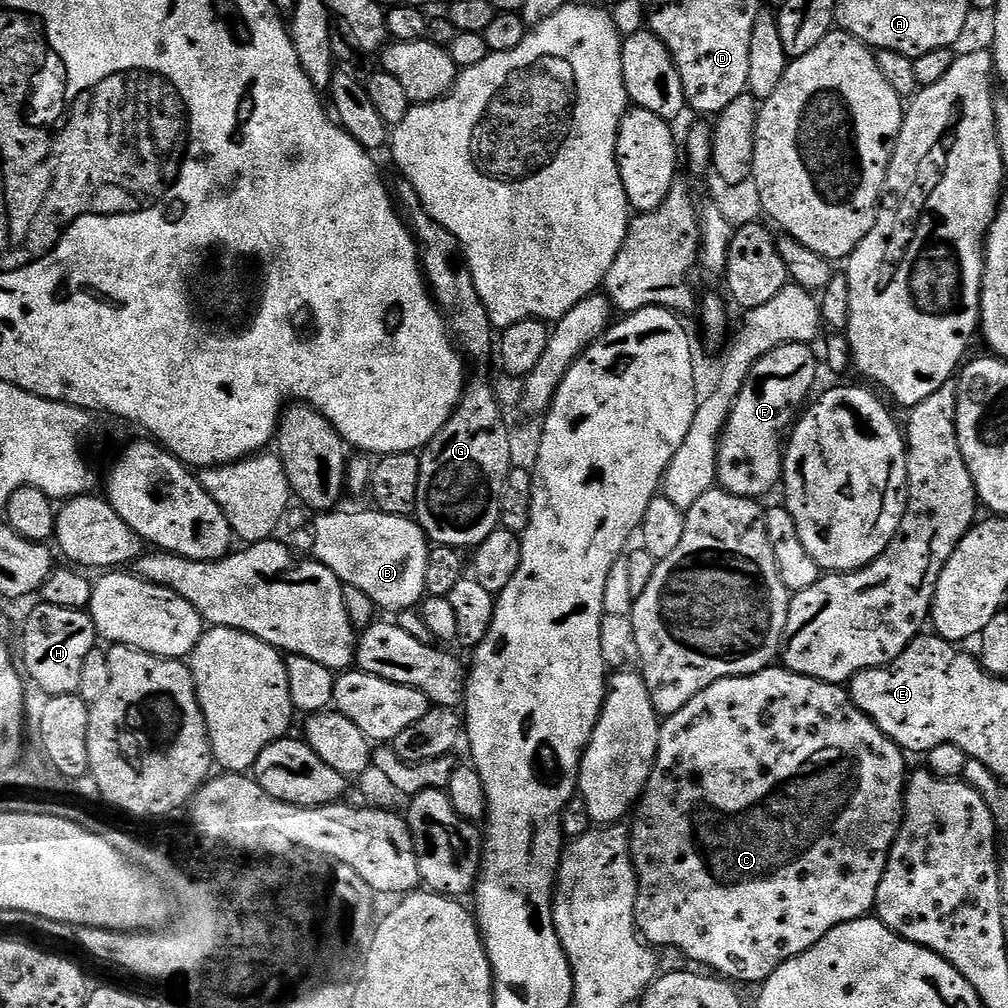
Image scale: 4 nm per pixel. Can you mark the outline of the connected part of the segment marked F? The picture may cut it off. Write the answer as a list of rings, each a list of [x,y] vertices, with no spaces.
[[[784,344],[780,348],[770,350],[770,354],[766,354],[750,370],[748,381],[732,403],[732,412],[724,425],[724,433],[720,436],[720,449],[716,455],[716,479],[724,491],[755,500],[764,498],[767,492],[772,492],[775,488],[777,491],[781,487],[786,437],[801,415],[802,409],[809,403],[808,395],[816,384],[816,375],[821,368],[817,353],[815,356],[812,350],[806,344]]]

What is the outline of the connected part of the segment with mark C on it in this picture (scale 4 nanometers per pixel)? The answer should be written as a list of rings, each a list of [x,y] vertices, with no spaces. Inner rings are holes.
[[[773,666],[764,668],[762,671],[749,676],[735,676],[729,680],[719,680],[711,684],[706,690],[702,690],[687,706],[682,710],[678,710],[678,714],[667,717],[661,723],[656,767],[653,768],[652,776],[648,779],[648,786],[638,801],[638,807],[635,809],[636,825],[630,828],[632,863],[636,865],[636,883],[638,885],[636,893],[636,927],[641,937],[657,949],[677,948],[682,955],[689,956],[694,963],[705,964],[708,967],[705,969],[711,970],[717,977],[727,978],[729,981],[739,982],[741,985],[744,983],[759,986],[770,978],[770,974],[774,970],[778,970],[778,966],[782,966],[782,962],[810,950],[823,936],[830,934],[830,930],[834,930],[839,924],[865,919],[876,907],[878,886],[882,882],[884,871],[888,869],[888,853],[892,850],[892,843],[896,841],[896,836],[900,832],[900,826],[904,818],[904,793],[906,791],[904,759],[906,759],[906,756],[902,749],[889,736],[882,734],[882,730],[878,730],[878,726],[870,717],[862,714],[862,710],[858,710],[858,706],[851,698],[849,689],[839,684],[827,684],[821,680],[791,672],[789,668]]]

